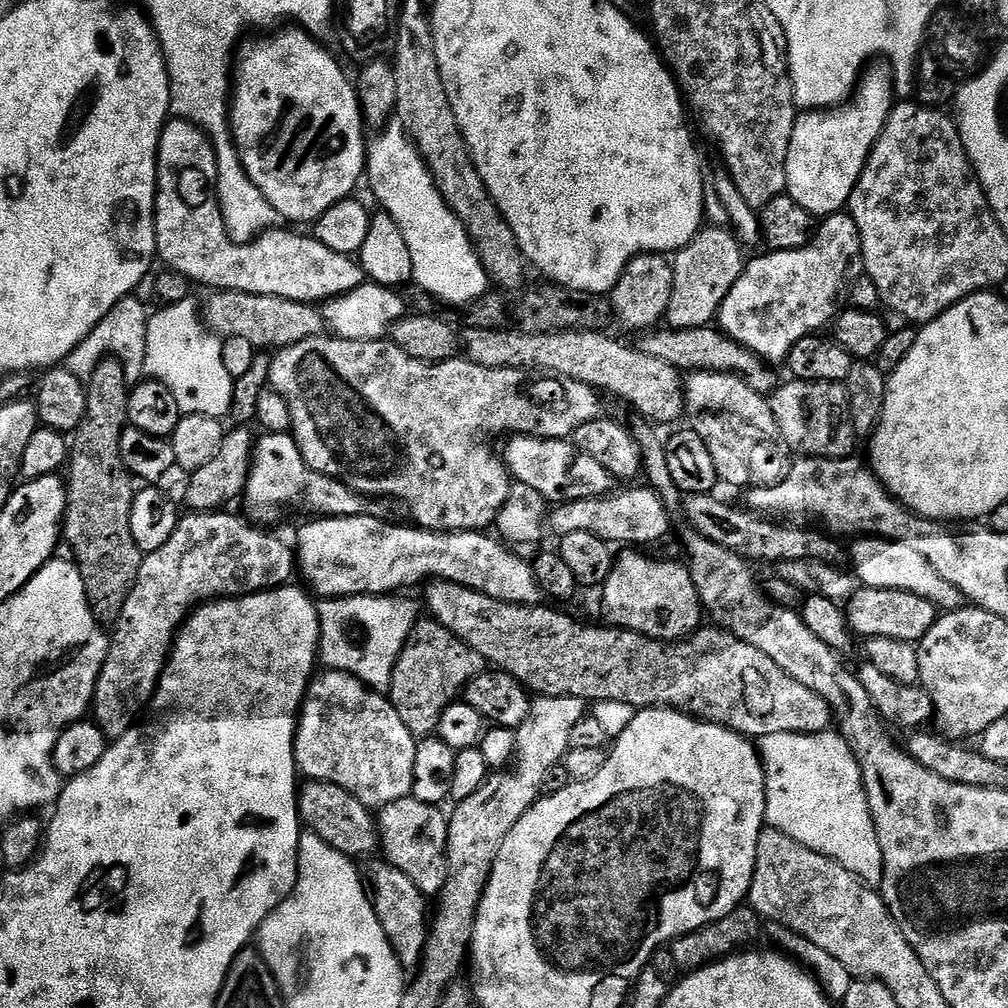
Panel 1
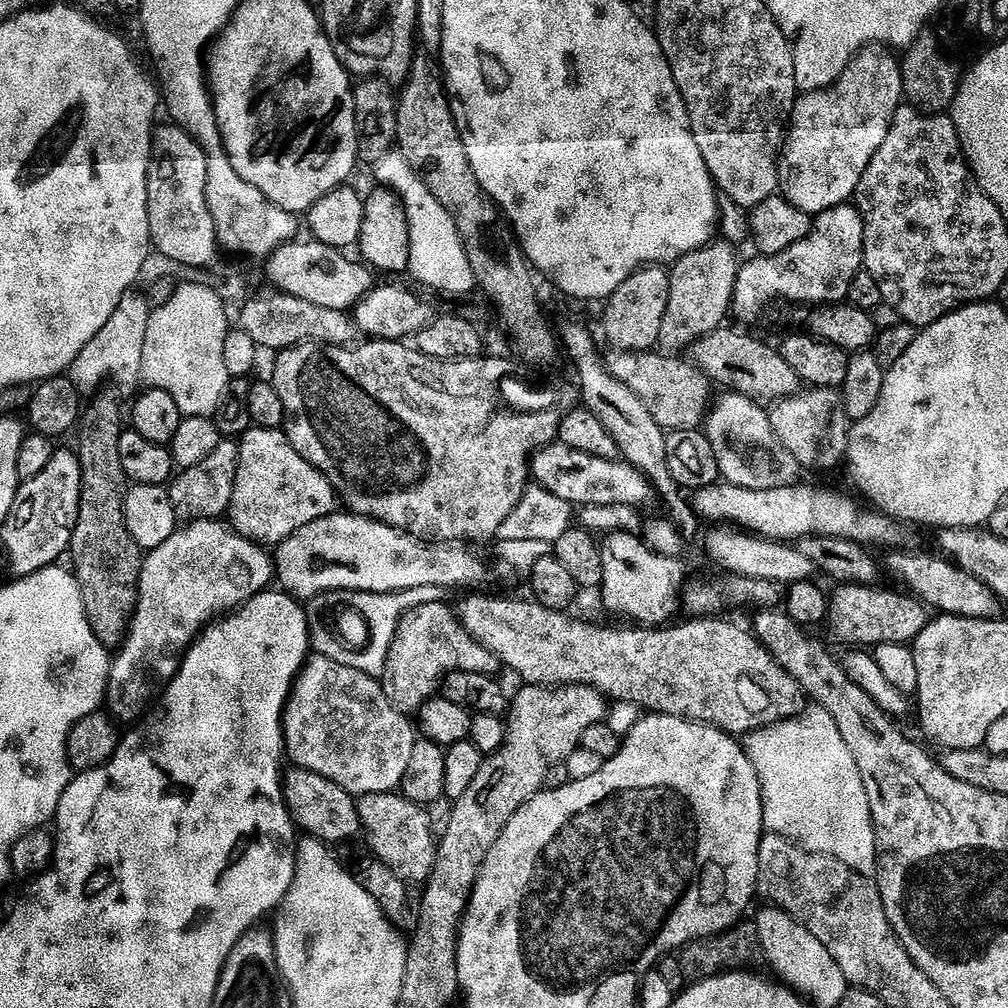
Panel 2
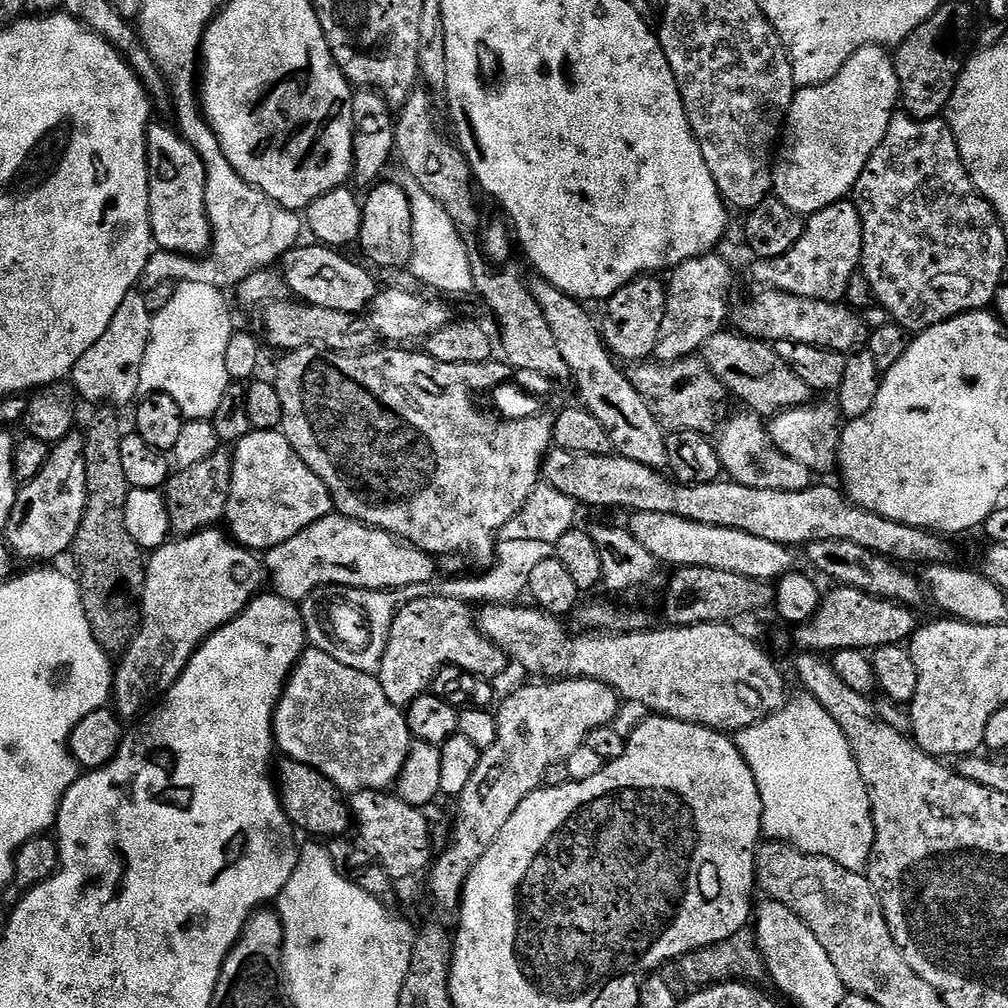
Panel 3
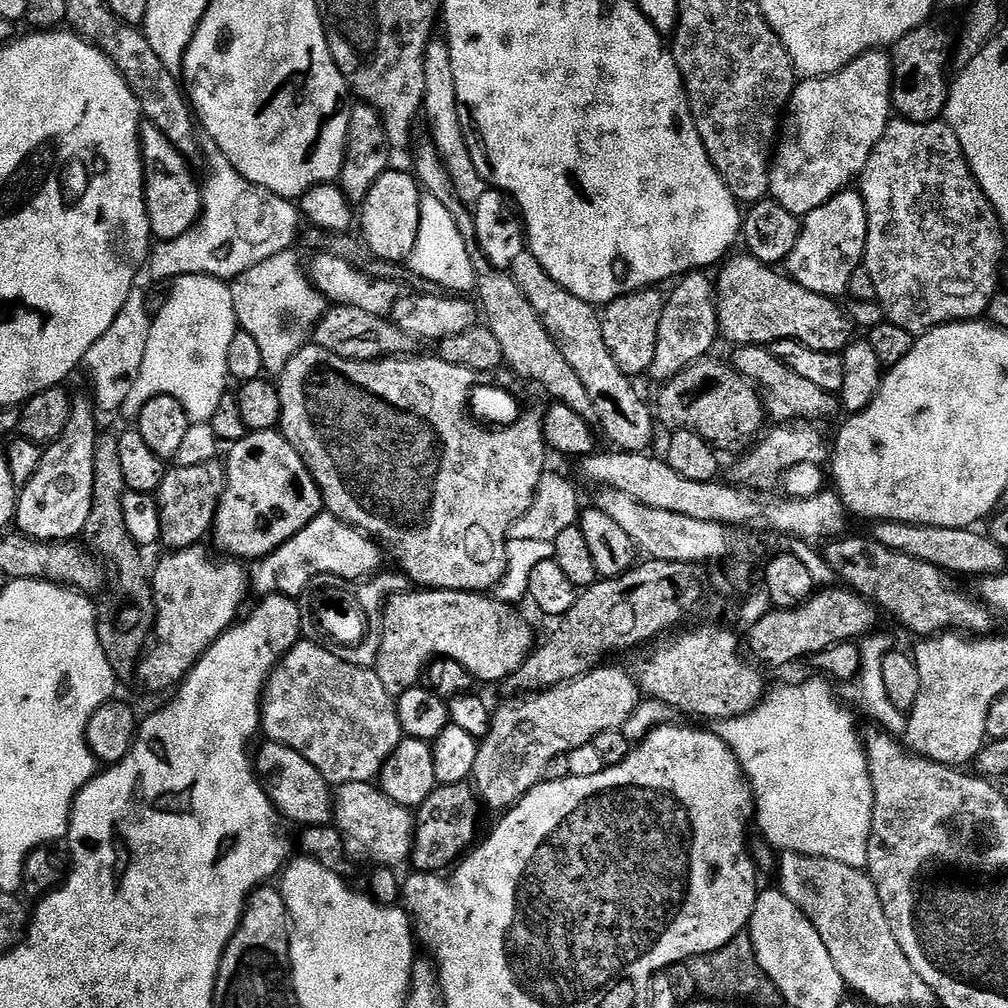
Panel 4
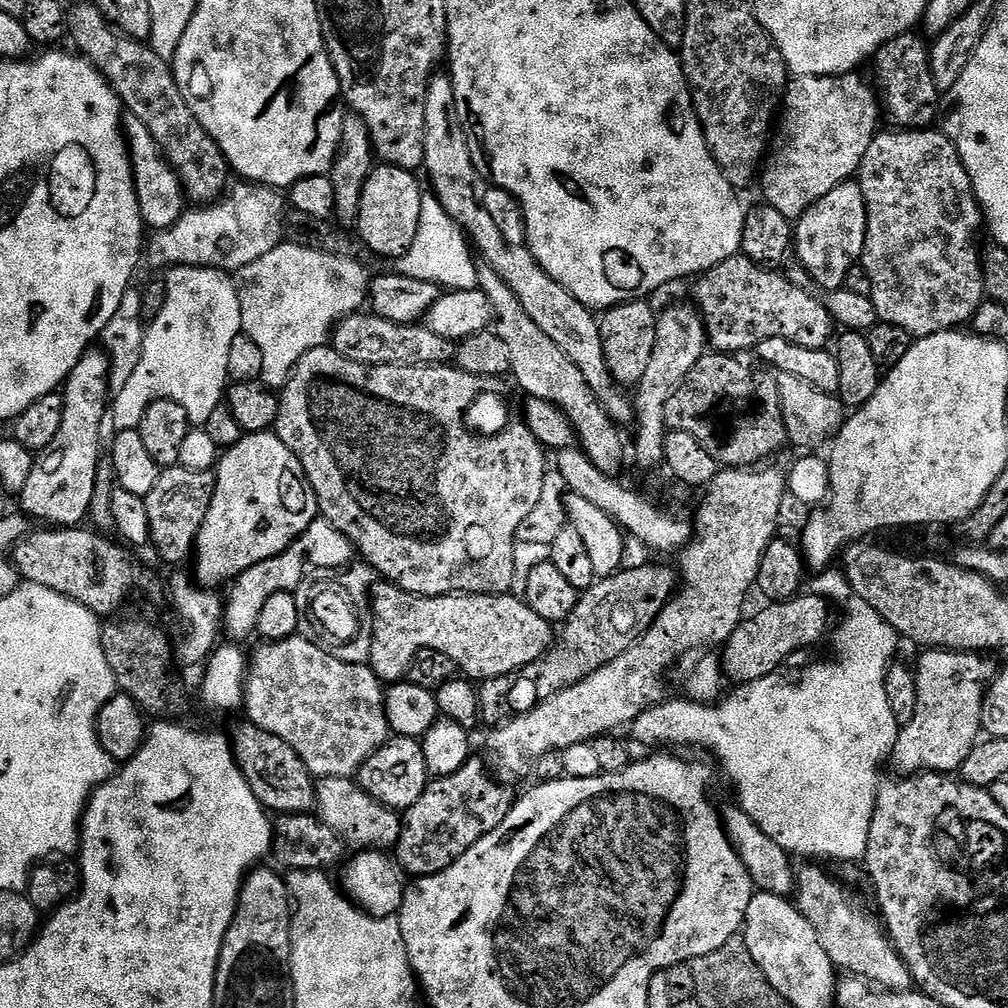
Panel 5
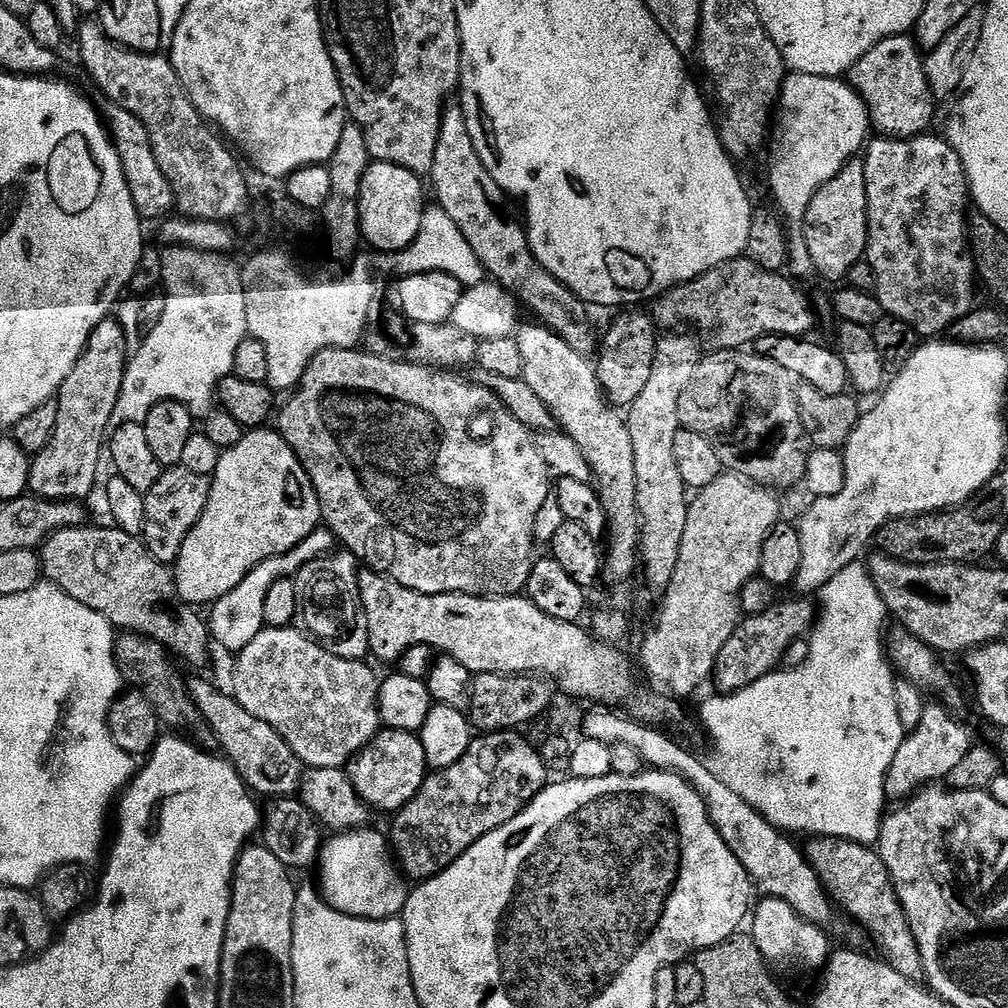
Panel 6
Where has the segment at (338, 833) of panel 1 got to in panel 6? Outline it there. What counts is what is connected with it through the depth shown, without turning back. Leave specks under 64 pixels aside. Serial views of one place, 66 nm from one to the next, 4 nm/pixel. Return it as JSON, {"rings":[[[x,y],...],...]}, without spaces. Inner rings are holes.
{"rings":[[[191,677],[188,692],[204,720],[214,730],[223,755],[257,797],[295,797],[299,793],[305,765],[301,764],[292,747],[280,737],[274,726],[266,726],[262,718],[254,718],[254,714],[241,706],[231,693],[222,692],[202,678]]]}

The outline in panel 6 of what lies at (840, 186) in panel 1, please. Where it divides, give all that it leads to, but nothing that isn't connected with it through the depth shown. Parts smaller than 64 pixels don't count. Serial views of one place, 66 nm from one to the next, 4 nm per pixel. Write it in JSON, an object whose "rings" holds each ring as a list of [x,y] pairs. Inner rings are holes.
{"rings":[[[789,71],[780,91],[768,148],[768,182],[779,213],[788,212],[794,218],[806,214],[818,189],[836,177],[869,143],[868,132],[866,102],[847,79]]]}

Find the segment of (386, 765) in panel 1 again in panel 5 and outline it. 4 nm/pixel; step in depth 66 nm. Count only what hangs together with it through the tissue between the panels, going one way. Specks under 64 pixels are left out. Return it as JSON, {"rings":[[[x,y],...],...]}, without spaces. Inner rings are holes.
{"rings":[[[304,634],[261,645],[253,656],[251,653],[246,673],[242,708],[243,711],[248,711],[247,719],[289,744],[298,758],[302,758],[305,766],[312,771],[313,777],[355,777],[360,767],[390,739],[384,709],[385,685],[372,673],[368,664],[342,662]]]}

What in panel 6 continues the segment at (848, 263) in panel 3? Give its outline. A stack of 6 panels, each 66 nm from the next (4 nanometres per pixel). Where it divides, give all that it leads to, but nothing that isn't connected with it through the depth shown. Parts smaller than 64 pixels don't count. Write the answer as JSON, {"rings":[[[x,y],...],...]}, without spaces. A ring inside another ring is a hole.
{"rings":[[[855,158],[814,194],[805,214],[806,245],[816,272],[828,280],[843,281],[850,266],[865,259],[868,251],[868,199],[864,161]]]}

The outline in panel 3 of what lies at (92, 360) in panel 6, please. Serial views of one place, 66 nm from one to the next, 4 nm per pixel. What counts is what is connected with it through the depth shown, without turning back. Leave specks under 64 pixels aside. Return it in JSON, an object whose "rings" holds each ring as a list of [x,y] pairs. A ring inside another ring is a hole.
{"rings":[[[80,434],[67,436],[51,445],[46,466],[30,483],[17,491],[14,510],[8,519],[6,539],[8,547],[17,557],[24,560],[52,560],[55,556],[67,553],[76,541],[78,526],[82,526],[82,514],[86,510],[86,458],[84,457],[84,437]]]}

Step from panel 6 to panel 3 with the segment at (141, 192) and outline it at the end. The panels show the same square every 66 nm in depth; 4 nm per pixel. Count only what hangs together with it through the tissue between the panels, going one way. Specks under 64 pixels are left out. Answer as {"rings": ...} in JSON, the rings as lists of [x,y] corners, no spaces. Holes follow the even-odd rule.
{"rings":[[[159,122],[148,126],[148,213],[152,243],[157,249],[187,258],[203,257],[211,249],[212,223],[208,221],[206,210],[206,166],[194,146],[190,146],[190,142],[186,142],[175,127],[167,128]]]}

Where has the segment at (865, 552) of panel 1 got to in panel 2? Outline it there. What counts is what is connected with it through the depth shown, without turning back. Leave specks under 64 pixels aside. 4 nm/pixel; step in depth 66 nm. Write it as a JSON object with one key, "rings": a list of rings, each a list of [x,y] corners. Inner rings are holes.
{"rings":[[[892,550],[887,553],[888,572],[901,580],[903,587],[929,609],[945,616],[961,616],[975,620],[991,620],[1002,605],[992,591],[969,572],[963,572],[943,555],[927,556],[924,552]]]}

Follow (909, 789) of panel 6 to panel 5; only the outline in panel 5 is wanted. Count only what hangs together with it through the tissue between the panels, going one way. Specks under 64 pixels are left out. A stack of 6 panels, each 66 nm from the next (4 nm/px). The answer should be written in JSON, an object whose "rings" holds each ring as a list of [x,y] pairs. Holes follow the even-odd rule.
{"rings":[[[933,648],[919,653],[920,661],[914,664],[916,685],[918,686],[918,707],[914,710],[914,718],[902,725],[896,745],[892,748],[891,763],[896,763],[901,773],[938,772],[941,774],[959,773],[962,762],[966,762],[966,754],[981,739],[982,706],[988,686],[996,679],[998,668],[991,664],[989,657],[975,652],[950,652],[946,648]]]}

